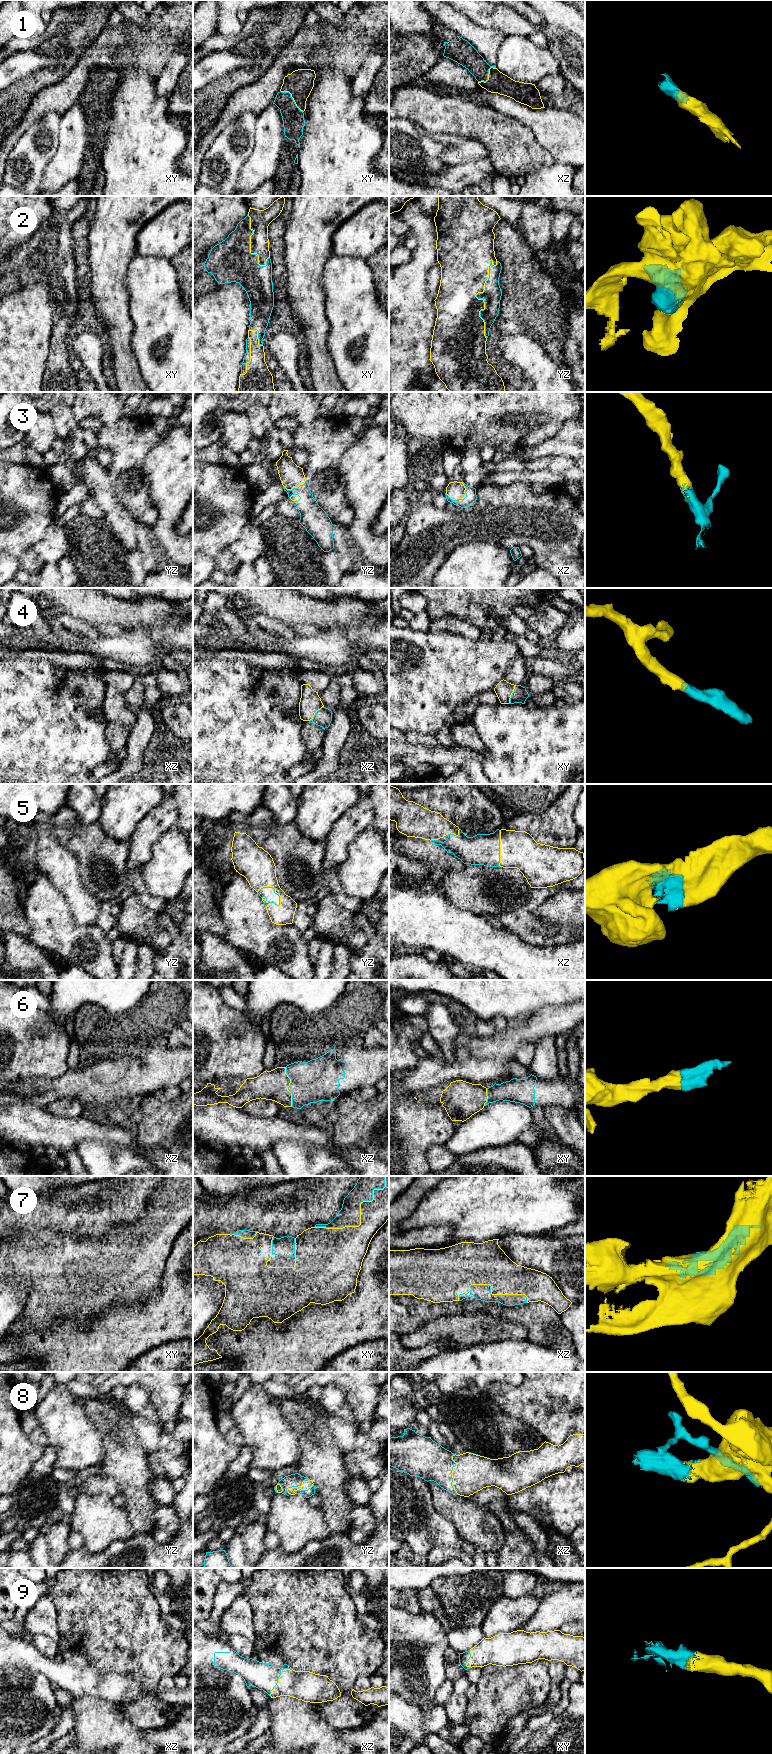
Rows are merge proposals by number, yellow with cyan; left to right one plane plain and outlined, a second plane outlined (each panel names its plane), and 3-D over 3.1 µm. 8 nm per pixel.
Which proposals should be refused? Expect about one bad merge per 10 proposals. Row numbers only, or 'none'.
none

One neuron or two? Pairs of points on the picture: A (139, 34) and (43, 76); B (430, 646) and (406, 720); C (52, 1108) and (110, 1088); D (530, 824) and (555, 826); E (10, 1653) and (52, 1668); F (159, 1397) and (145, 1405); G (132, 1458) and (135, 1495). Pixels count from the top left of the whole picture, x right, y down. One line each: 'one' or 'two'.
A: two
B: one
C: two
D: one
E: one
F: two
G: one

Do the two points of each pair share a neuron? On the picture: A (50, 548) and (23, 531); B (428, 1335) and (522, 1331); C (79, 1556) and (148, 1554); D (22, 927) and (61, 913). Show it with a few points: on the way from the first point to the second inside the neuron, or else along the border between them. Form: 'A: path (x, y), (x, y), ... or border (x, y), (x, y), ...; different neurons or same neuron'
A: border (50, 525), (35, 546), (35, 551), (44, 563); different neurons
B: path (451, 1331), (499, 1331); same neuron
C: path (96, 1557), (115, 1557), (121, 1551), (131, 1547); same neuron
D: border (24, 916), (29, 926), (29, 934), (27, 936); different neurons

